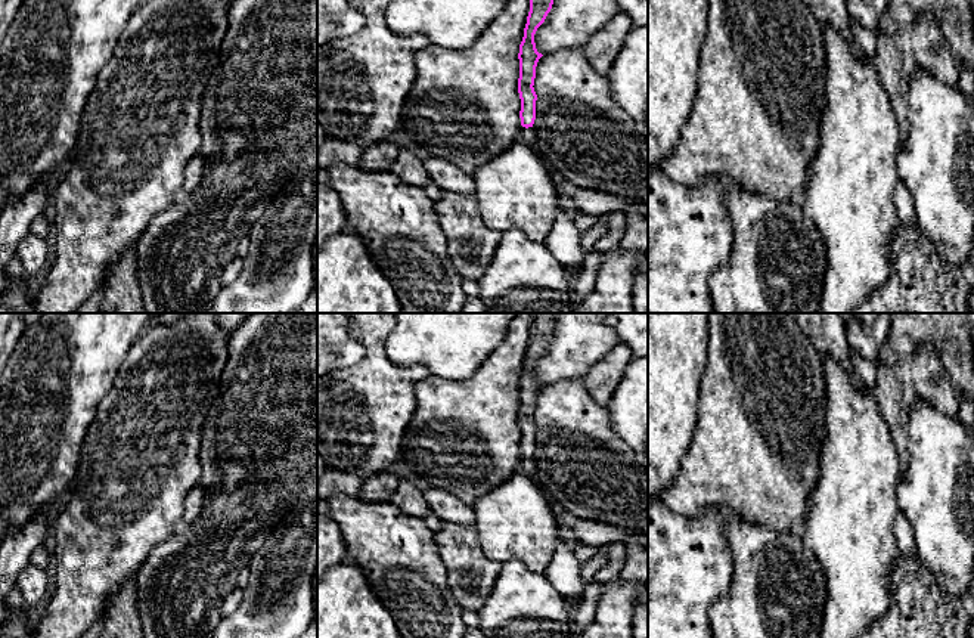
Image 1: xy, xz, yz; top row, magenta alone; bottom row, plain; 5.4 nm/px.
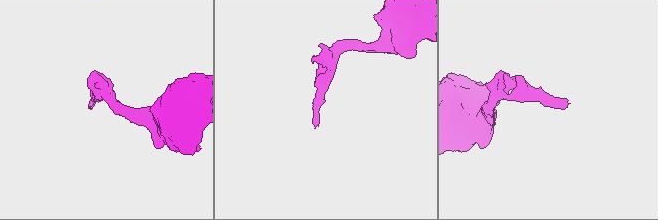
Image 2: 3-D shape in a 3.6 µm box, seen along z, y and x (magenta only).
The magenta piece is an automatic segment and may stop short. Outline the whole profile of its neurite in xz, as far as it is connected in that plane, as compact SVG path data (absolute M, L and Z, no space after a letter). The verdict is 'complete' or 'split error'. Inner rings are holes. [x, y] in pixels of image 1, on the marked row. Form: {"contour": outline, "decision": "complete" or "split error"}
{"contour": "M530 0L530 12L527 16L527 24L524 28L524 37L519 44L519 78L518 78L518 93L521 99L521 142L528 145L537 152L536 134L533 124L536 120L536 100L537 95L534 92L536 66L539 59L543 56L537 52L534 43L534 34L537 28L545 22L548 13L550 12L553 0Z", "decision": "split error"}

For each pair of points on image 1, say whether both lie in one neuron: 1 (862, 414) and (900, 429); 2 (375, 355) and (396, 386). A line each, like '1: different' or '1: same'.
1: different
2: same

